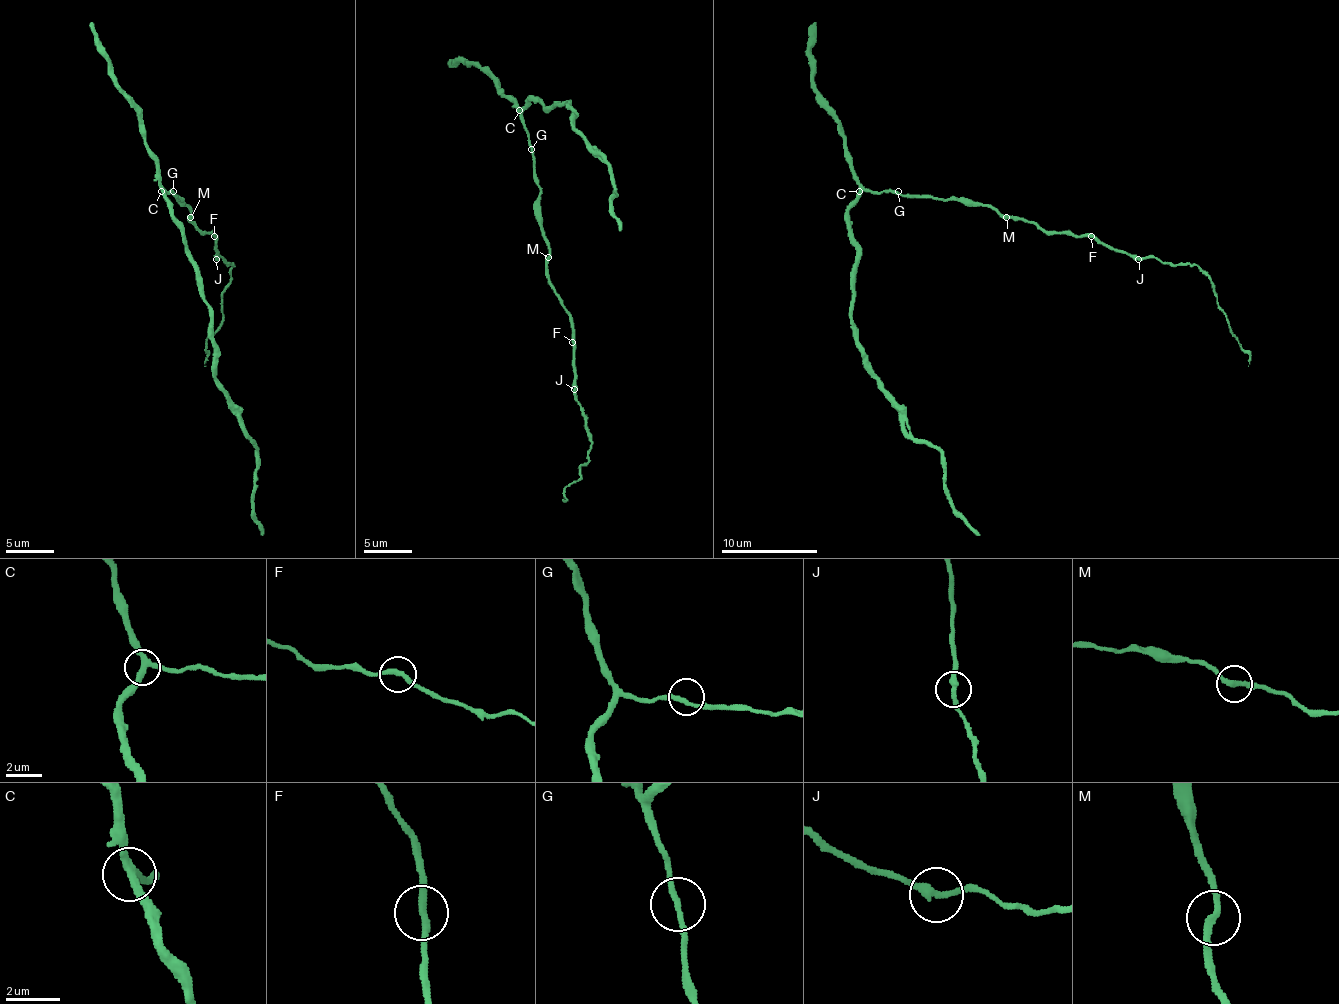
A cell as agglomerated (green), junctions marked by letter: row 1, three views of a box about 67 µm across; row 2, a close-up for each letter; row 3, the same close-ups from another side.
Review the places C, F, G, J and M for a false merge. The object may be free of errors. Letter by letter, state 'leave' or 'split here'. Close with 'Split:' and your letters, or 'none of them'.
C: leave
F: leave
G: leave
J: leave
M: leave
Split: none of them

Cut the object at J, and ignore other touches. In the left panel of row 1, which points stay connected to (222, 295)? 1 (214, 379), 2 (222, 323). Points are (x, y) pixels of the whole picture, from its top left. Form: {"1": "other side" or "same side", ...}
{"1": "other side", "2": "same side"}

